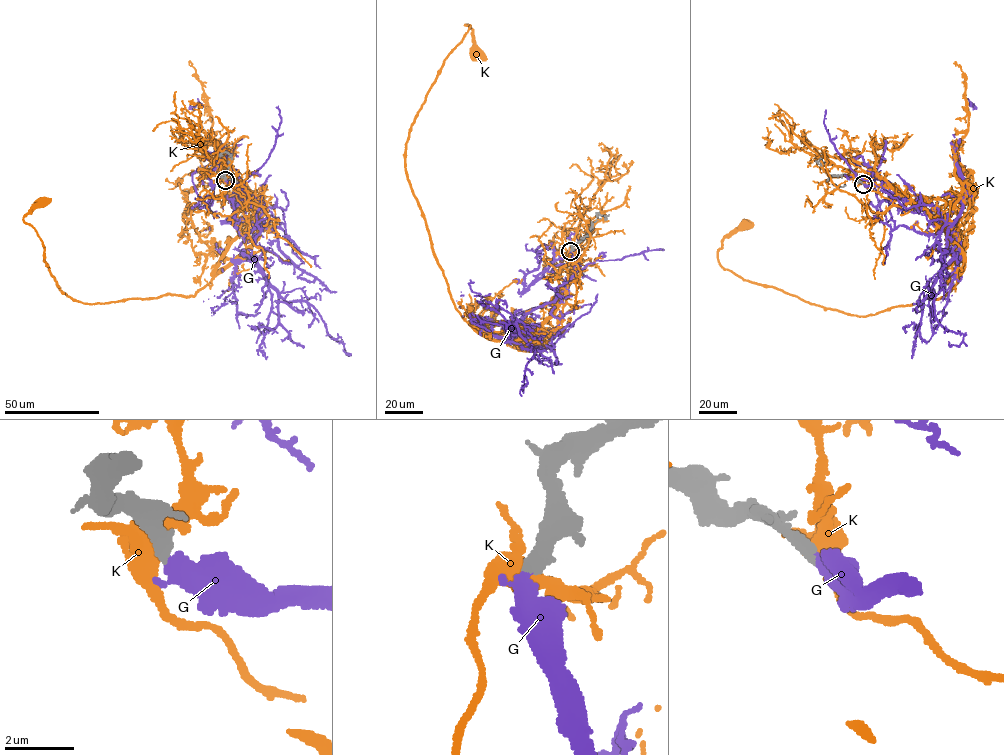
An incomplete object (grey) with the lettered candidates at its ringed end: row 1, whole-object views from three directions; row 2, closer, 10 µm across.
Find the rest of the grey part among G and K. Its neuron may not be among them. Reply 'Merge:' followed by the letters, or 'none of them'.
Merge: G

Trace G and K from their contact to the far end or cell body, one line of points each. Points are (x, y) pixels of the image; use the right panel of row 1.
G: (863, 184), (952, 224), (943, 288), (930, 298), (958, 258), (951, 286), (912, 308)
K: (863, 183), (917, 203), (956, 243), (964, 263), (943, 297), (858, 316), (808, 303), (719, 263), (743, 226)

